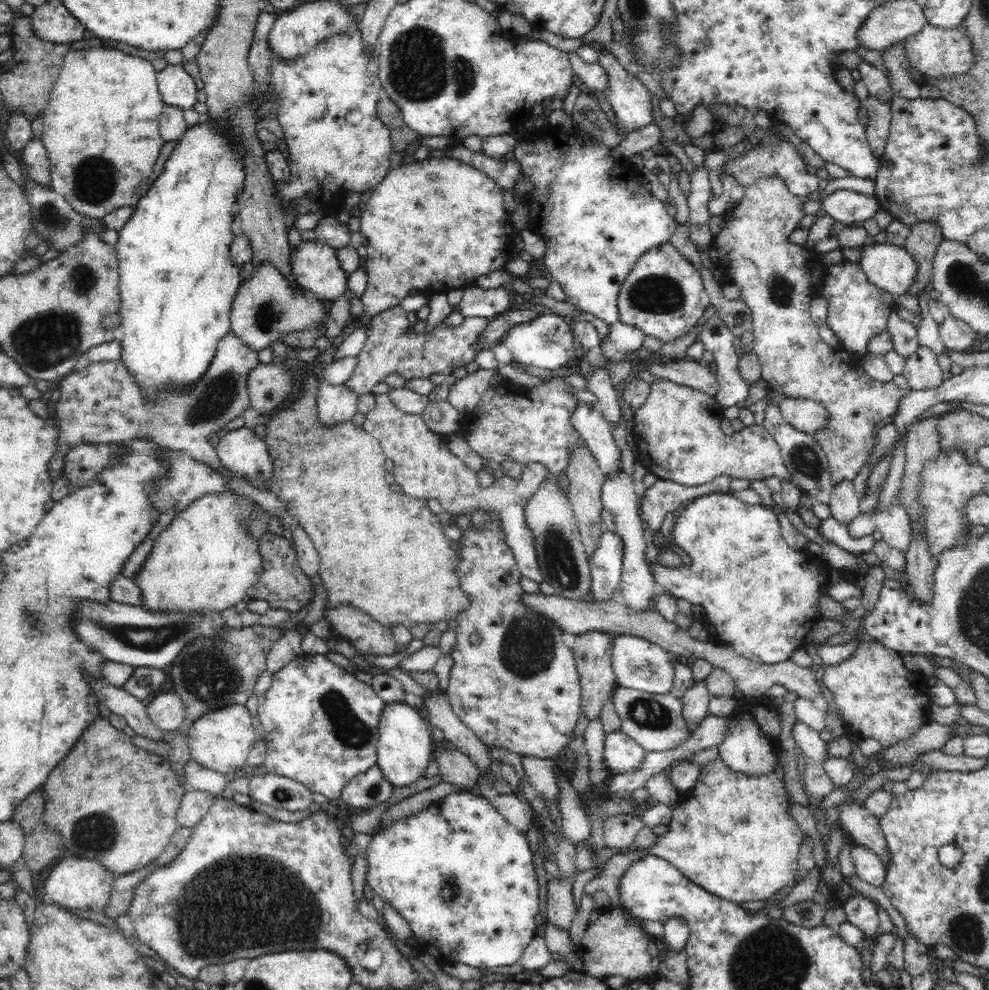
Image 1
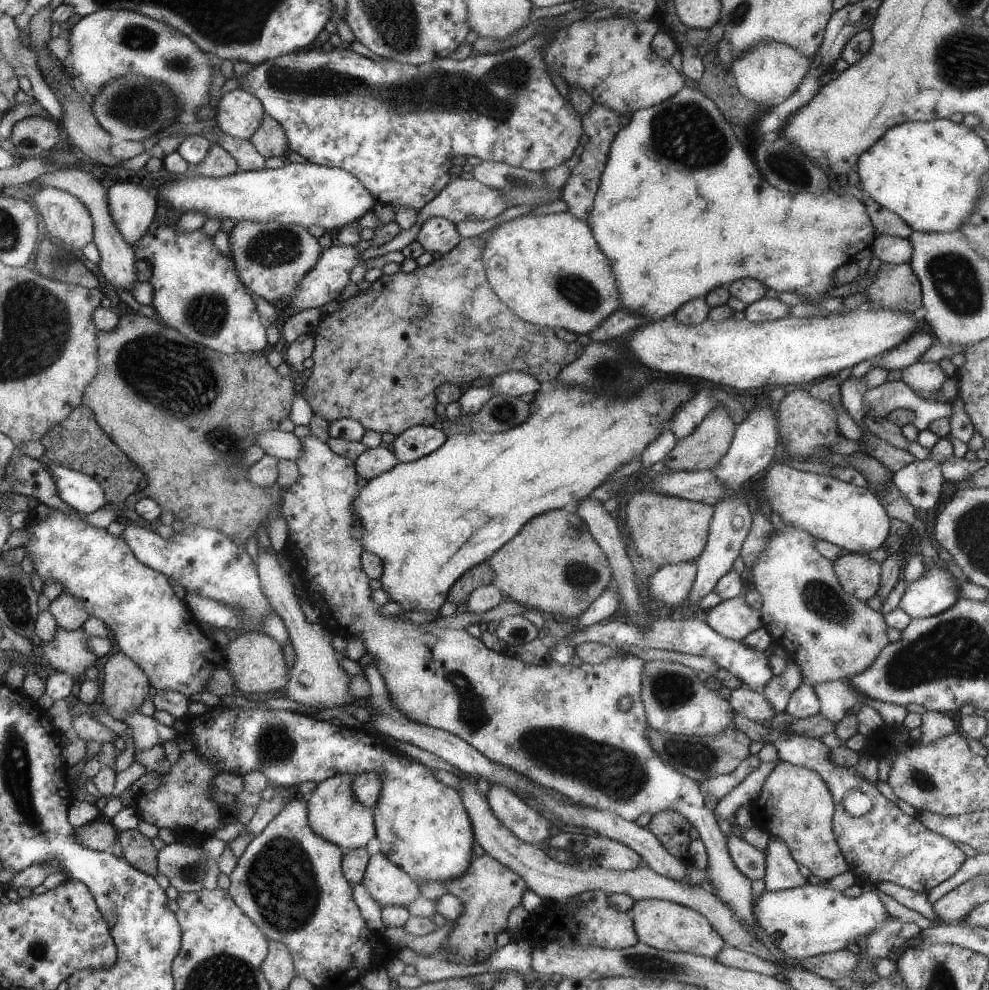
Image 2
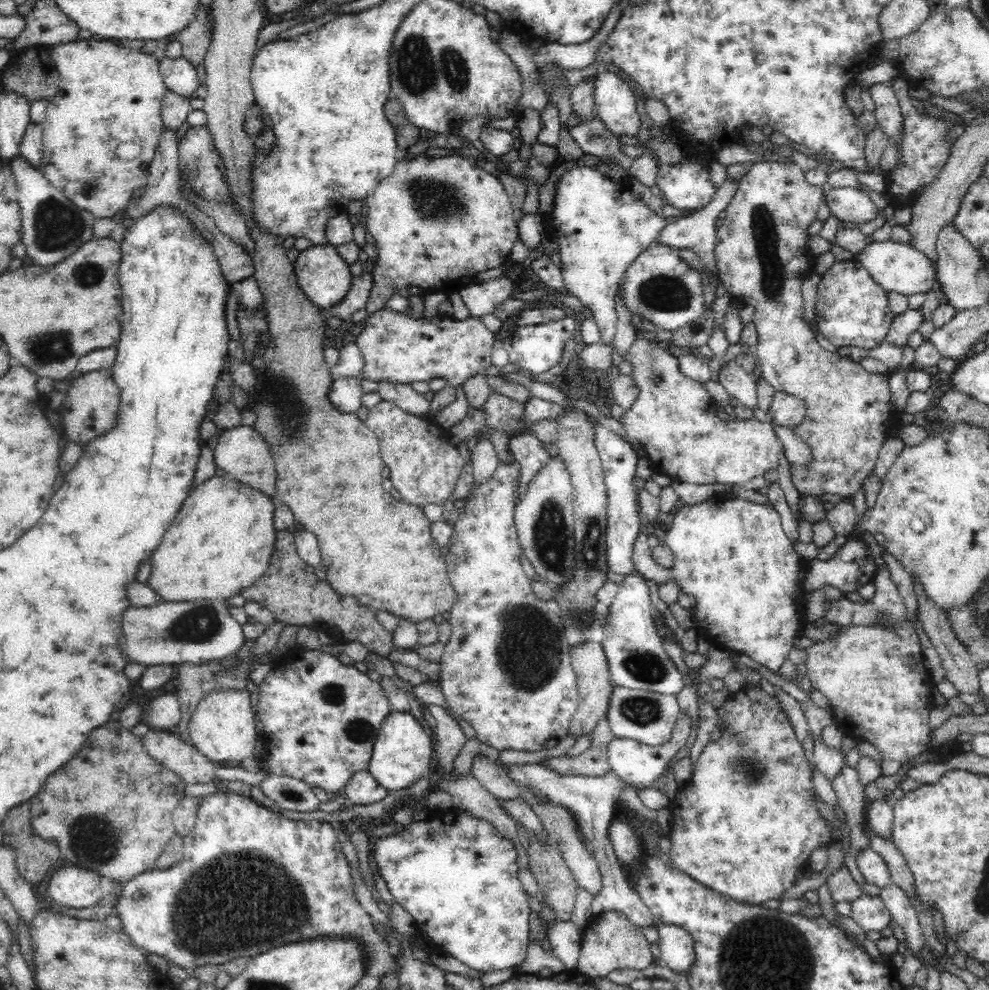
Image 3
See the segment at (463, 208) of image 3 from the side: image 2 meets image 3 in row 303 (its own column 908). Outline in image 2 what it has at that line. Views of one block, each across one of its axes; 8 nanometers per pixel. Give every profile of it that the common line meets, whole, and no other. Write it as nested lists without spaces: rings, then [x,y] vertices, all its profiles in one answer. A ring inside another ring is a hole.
[[[917,362],[901,370],[901,374],[903,374],[901,382],[905,382],[915,396],[927,402],[939,400],[943,382],[947,382],[947,376],[943,374],[939,362]]]

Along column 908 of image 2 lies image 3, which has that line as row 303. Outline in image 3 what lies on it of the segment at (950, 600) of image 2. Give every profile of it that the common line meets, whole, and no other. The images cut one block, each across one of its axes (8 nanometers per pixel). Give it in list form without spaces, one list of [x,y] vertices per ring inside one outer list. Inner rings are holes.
[[[574,166],[568,168],[556,184],[552,216],[544,220],[546,234],[556,238],[564,288],[576,296],[584,308],[592,310],[592,318],[600,326],[602,346],[608,350],[616,338],[618,312],[614,296],[618,284],[626,278],[634,260],[650,248],[658,234],[668,224],[666,218],[654,214],[642,200],[628,192],[622,180],[604,176],[598,168]]]

